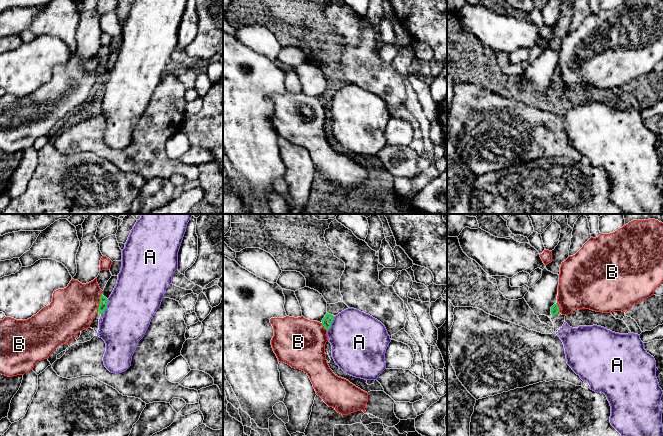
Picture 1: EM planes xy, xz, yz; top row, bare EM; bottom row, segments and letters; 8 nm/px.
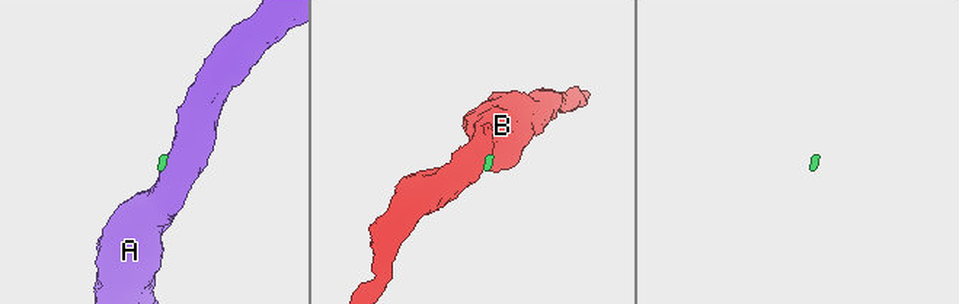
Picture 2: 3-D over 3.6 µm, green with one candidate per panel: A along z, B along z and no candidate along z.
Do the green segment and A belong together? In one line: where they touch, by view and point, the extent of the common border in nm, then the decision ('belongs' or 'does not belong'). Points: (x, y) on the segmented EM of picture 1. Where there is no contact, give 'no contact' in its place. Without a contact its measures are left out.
xy (106, 307) | 140 nm | does not belong

